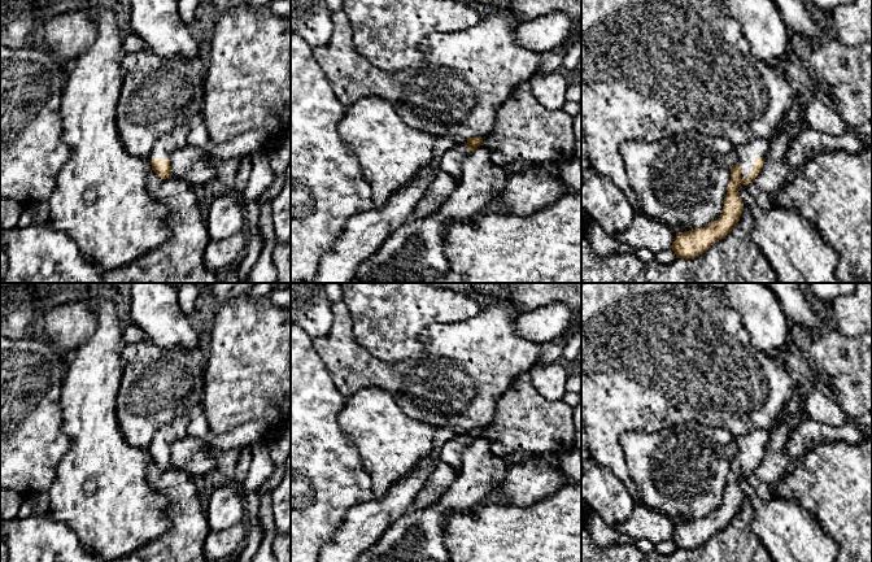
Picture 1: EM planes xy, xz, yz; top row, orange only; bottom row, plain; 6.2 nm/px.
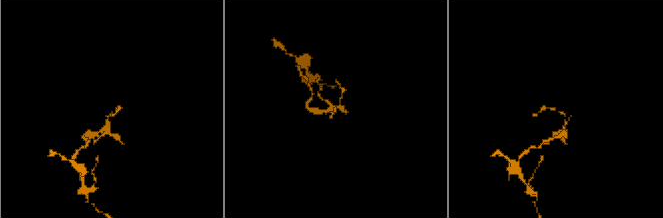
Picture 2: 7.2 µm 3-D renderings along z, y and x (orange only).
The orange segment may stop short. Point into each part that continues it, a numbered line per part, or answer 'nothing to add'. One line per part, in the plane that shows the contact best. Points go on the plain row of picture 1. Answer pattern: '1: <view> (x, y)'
1: yz (755, 438)

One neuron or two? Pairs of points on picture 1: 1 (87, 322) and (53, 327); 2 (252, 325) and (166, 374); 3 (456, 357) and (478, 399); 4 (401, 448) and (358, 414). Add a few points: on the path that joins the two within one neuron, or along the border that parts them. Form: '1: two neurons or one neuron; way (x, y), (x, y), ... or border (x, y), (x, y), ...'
1: one neuron; way (79, 322), (61, 326)
2: two neurons; border (208, 351), (204, 380)
3: one neuron; way (461, 367), (461, 382), (467, 388)
4: one neuron; way (391, 441), (369, 419)

